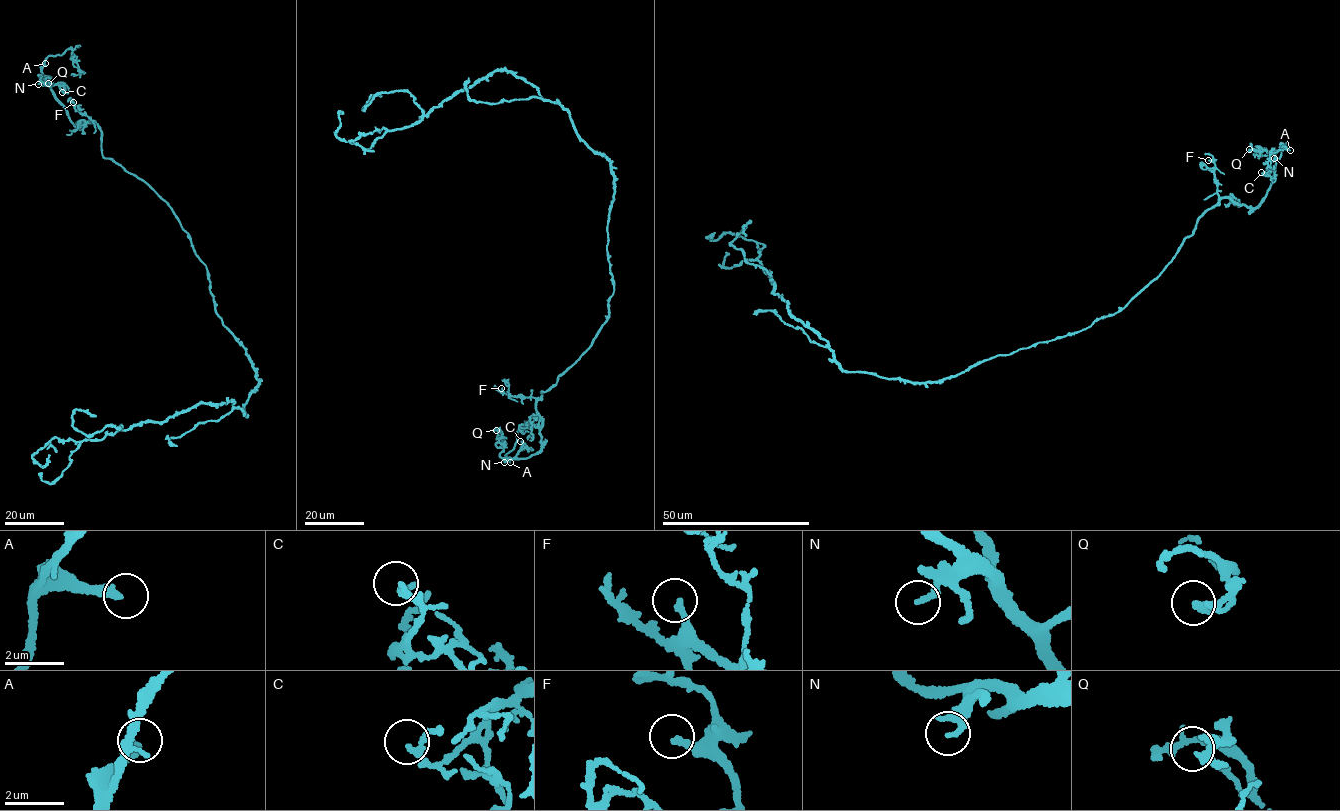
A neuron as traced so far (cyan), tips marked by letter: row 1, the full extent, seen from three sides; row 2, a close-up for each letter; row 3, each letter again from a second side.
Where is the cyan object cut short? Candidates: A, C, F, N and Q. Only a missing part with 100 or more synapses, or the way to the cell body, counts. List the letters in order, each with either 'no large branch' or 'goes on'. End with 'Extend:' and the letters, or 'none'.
A: goes on
C: no large branch
F: no large branch
N: no large branch
Q: no large branch
Extend: A

